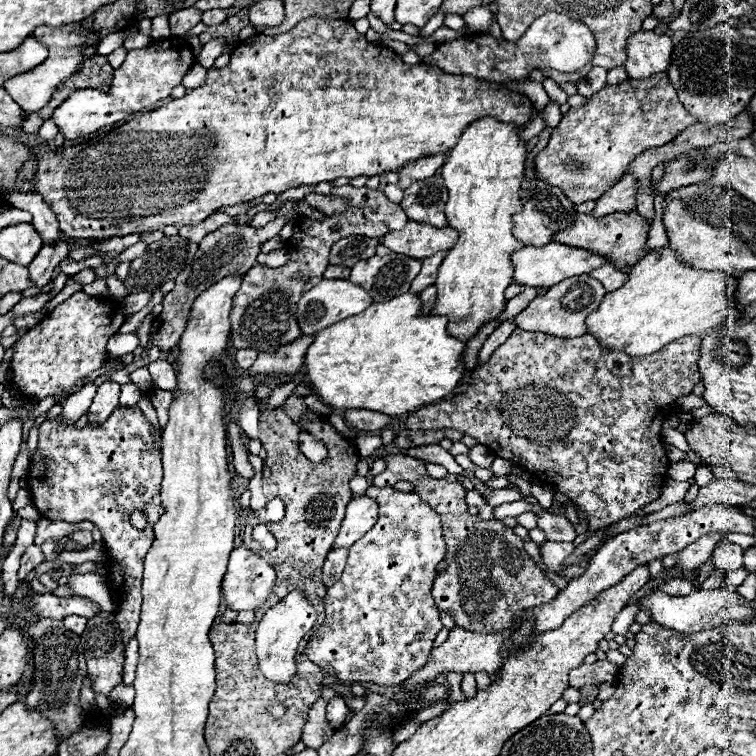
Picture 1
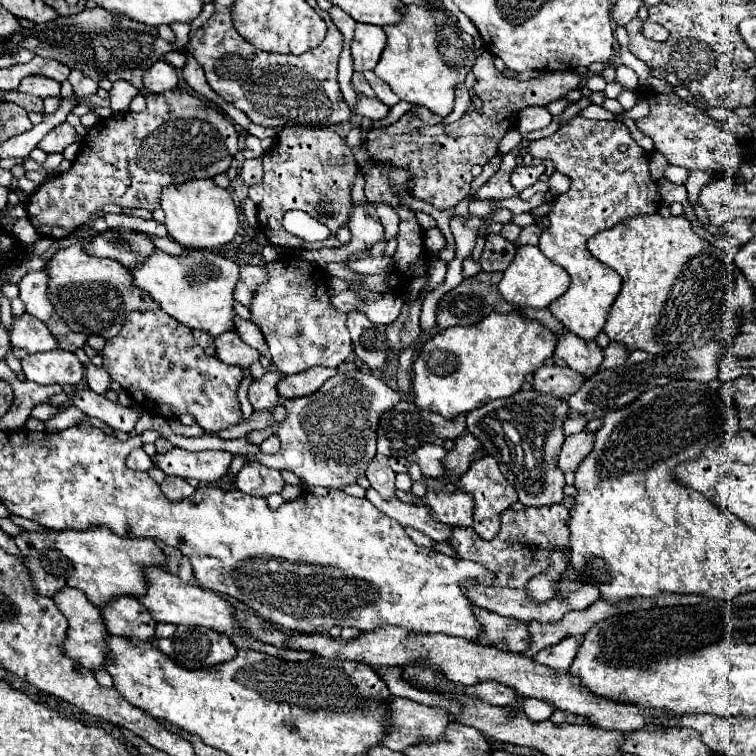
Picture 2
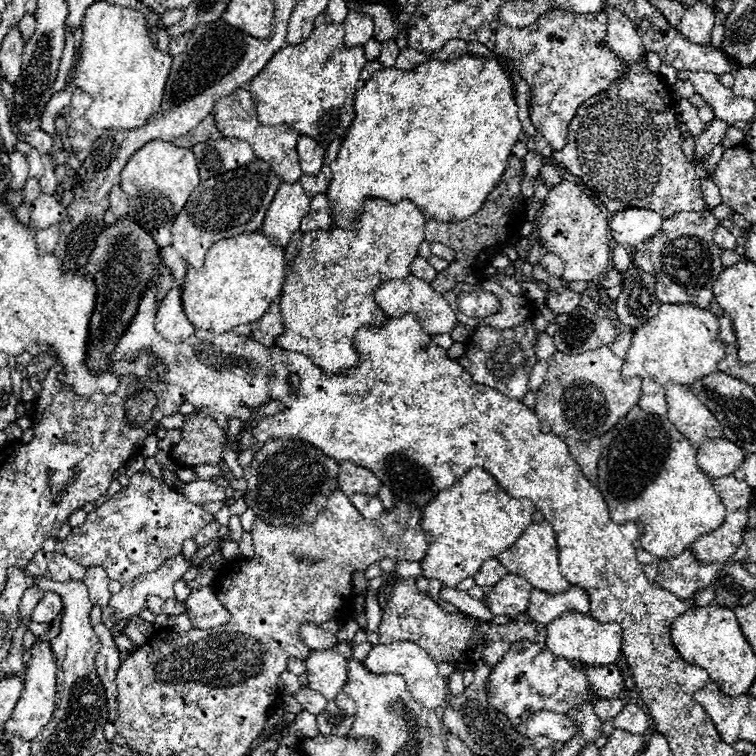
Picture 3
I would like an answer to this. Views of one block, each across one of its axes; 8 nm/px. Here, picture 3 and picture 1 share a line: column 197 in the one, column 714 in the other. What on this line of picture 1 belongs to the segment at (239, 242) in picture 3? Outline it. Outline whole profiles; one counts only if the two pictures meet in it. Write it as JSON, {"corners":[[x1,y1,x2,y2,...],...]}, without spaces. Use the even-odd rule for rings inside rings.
{"corners":[[670,248,652,250,632,266,628,278,622,288,604,294,600,306,586,318,588,334,608,350,644,358,676,338,706,334,738,316,732,304,732,284,738,274,690,268]]}

